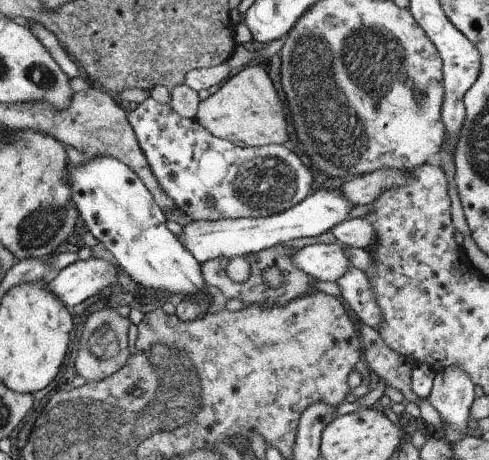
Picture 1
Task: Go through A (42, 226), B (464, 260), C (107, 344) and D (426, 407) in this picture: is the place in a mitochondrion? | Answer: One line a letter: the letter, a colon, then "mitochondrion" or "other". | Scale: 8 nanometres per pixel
A: mitochondrion
B: other
C: mitochondrion
D: other

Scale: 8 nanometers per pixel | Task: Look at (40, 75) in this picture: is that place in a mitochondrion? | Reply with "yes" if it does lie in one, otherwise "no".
yes

